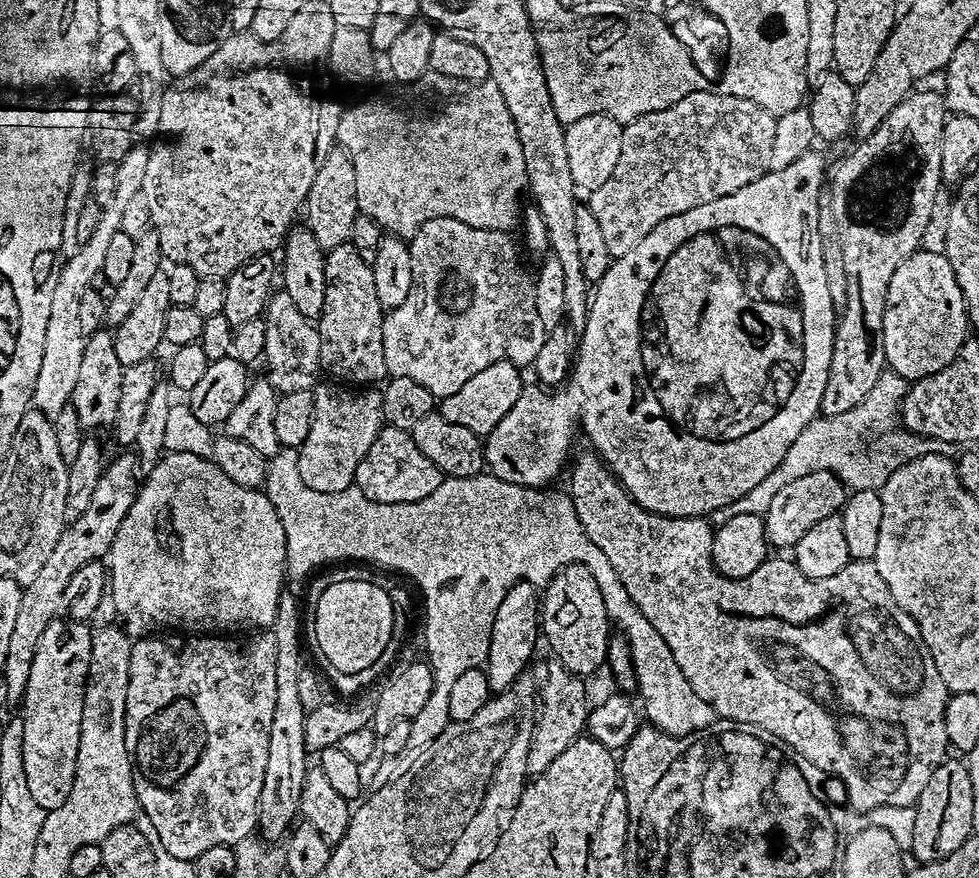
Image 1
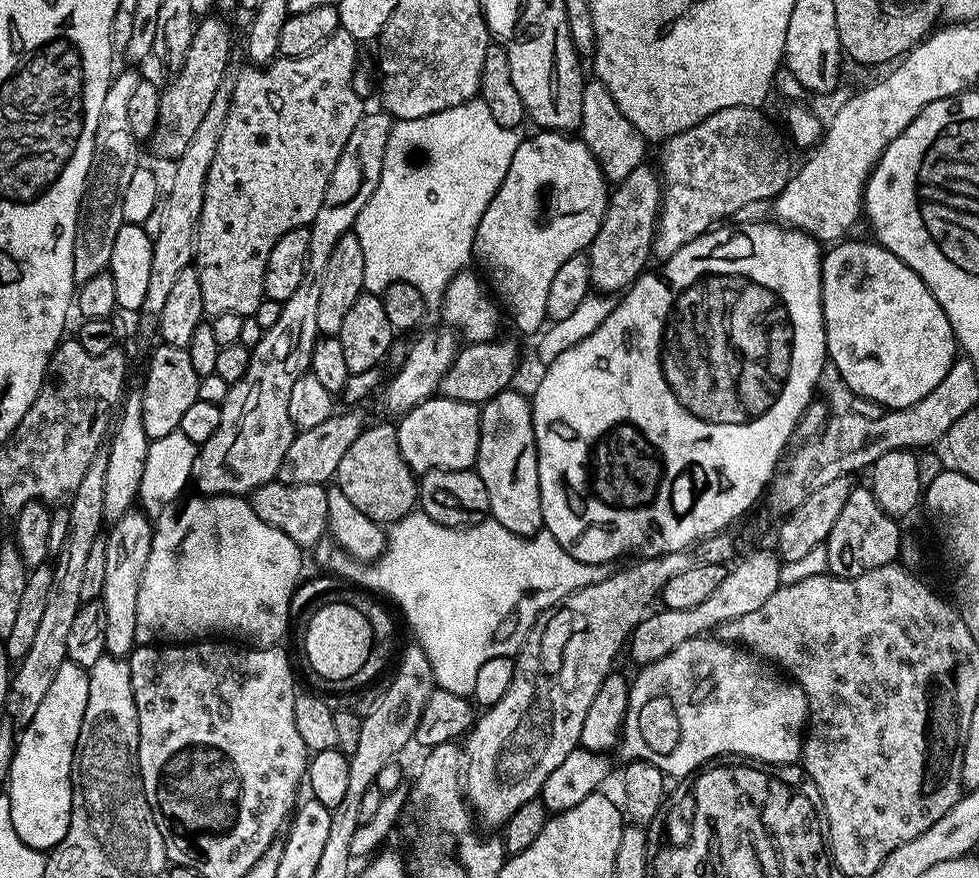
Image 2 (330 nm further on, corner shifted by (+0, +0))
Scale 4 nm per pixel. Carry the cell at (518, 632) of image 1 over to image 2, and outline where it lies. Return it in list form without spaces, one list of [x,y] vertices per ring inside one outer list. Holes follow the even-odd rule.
[[[509,390],[499,392],[483,404],[480,408],[480,437],[474,470],[486,485],[486,494],[490,494],[490,516],[499,527],[525,538],[531,538],[544,528],[544,497],[538,486],[538,454],[529,397]]]

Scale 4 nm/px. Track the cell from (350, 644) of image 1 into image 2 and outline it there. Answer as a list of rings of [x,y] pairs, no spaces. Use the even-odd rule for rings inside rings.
[[[330,602],[326,606],[322,606],[322,610],[318,610],[316,614],[309,617],[304,625],[306,625],[304,628],[304,656],[308,659],[307,667],[322,679],[349,678],[350,674],[360,670],[362,665],[368,661],[368,656],[372,652],[370,622],[365,616],[358,614],[358,610],[354,610],[354,606]]]

